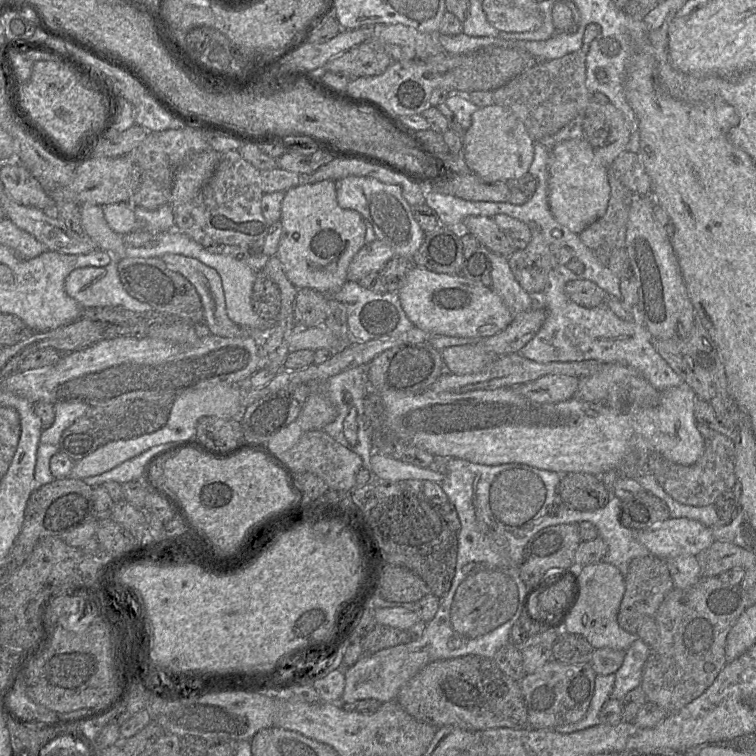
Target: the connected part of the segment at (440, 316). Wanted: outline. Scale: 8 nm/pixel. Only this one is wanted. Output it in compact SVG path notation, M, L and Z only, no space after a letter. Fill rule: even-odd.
M413 265L397 293L409 320L431 334L486 338L503 331L514 319L492 288L462 274L437 273Z

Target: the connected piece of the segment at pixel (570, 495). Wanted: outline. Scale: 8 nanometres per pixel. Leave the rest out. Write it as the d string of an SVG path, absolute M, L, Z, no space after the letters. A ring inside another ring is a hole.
M582 472L562 474L557 495L562 503L581 511L602 508L609 500L608 490L601 477Z

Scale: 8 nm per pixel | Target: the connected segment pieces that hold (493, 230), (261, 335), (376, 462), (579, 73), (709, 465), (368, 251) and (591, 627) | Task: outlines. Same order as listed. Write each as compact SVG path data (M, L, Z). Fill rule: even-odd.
M472 215L468 216L462 223L493 253L508 258L517 250L507 235L496 224L493 217Z
M167 253L161 259L173 270L182 274L196 288L204 310L204 322L209 334L221 337L252 337L255 340L264 340L266 333L255 328L240 327L232 321L226 312L226 303L222 280L219 273L212 267L202 263L198 259L180 254Z
M374 452L371 458L372 471L378 479L390 481L421 480L440 483L445 474L429 468L421 468L388 455Z
M589 24L584 32L583 46L580 51L566 54L552 60L540 61L492 91L492 102L509 108L524 124L535 141L545 140L580 114L600 114L605 119L609 133L605 143L596 147L595 160L609 167L613 160L626 151L630 138L629 124L622 112L611 103L602 103L595 99L586 87L585 54L589 44L600 34L598 24Z
M697 422L697 429L704 440L704 452L697 462L692 465L680 465L673 463L658 454L652 454L649 456L647 462L647 472L651 473L664 491L677 502L690 506L708 506L713 505L723 493L731 491L735 485L735 442L733 438L712 430L704 423Z
M378 239L365 244L353 257L348 267L347 280L359 282L370 272L381 270L394 256L392 248Z
M605 561L581 567L578 574L579 598L566 619L563 631L585 637L594 649L627 650L639 637L625 631L618 623L618 612L626 589L625 575Z

